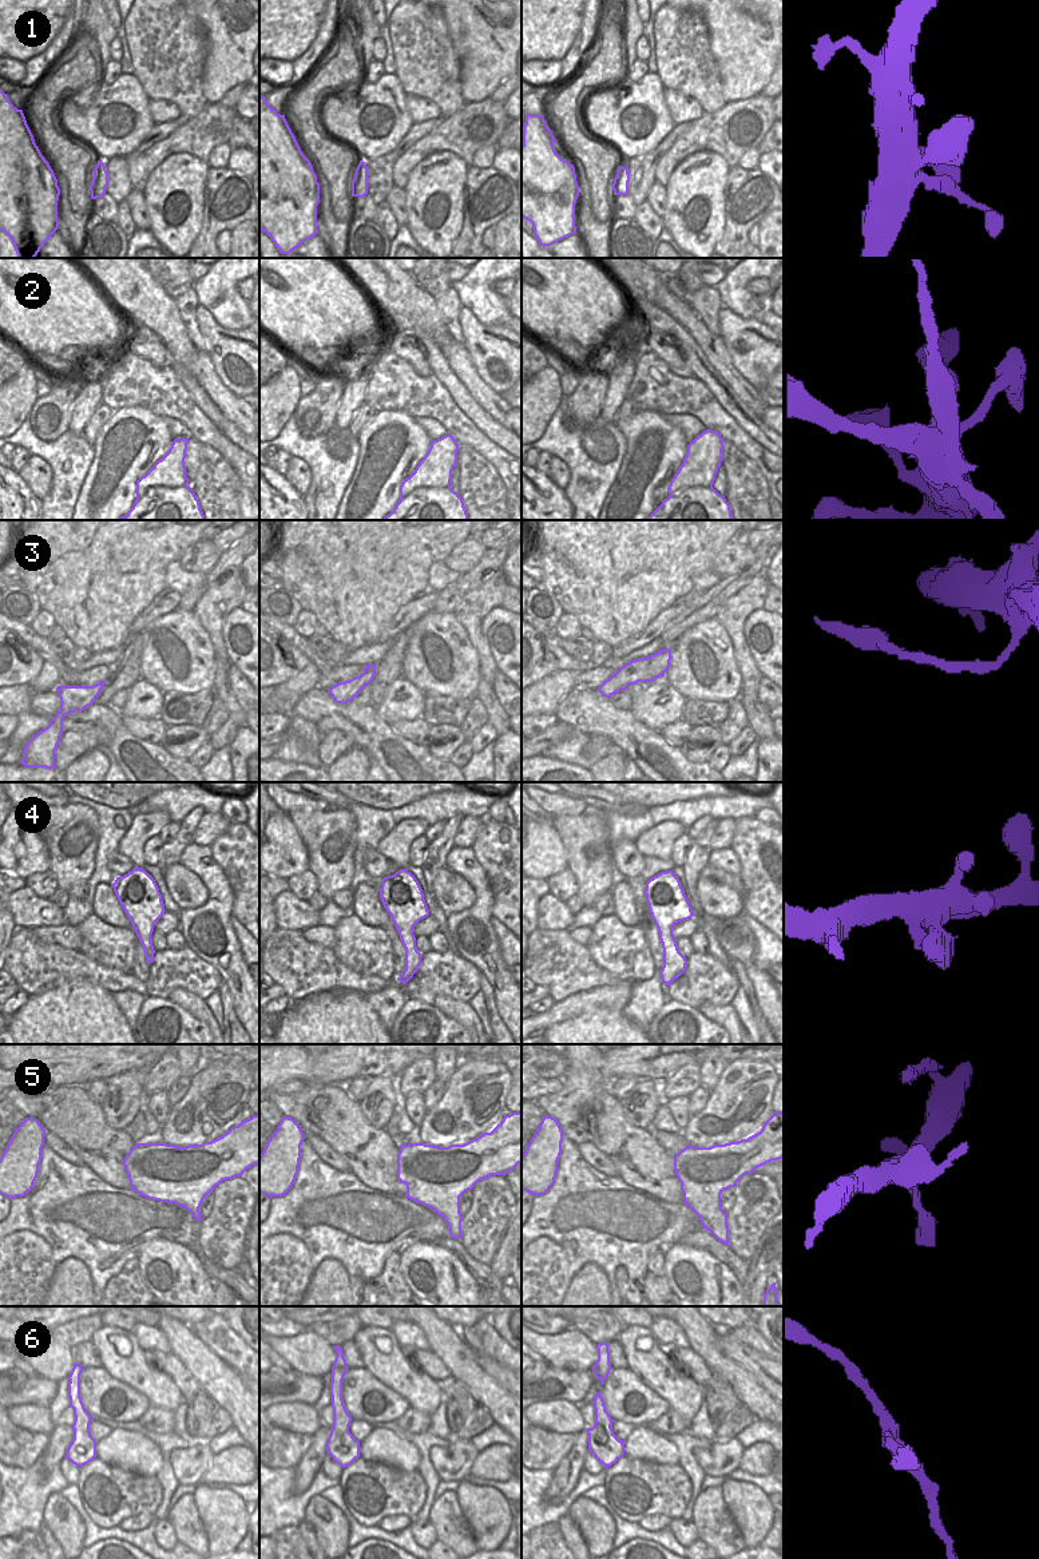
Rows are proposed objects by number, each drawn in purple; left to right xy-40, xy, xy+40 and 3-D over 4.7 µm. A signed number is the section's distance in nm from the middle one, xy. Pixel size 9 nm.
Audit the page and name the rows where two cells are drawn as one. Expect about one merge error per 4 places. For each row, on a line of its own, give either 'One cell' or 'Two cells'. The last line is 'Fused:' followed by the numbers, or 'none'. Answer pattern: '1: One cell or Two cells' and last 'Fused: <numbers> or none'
1: One cell
2: Two cells
3: Two cells
4: One cell
5: One cell
6: One cell
Fused: 2, 3

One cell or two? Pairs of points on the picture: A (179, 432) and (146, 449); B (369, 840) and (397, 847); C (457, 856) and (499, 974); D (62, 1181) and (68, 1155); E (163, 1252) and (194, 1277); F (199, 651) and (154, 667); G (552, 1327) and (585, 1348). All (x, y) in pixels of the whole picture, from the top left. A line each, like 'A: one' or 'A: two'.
A: two
B: two
C: one
D: two
E: one
F: one
G: two

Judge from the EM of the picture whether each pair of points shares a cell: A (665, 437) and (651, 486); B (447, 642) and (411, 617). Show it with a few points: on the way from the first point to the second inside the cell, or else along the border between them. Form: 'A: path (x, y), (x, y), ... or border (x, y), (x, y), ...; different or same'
A: path (655, 449), (651, 459), (651, 473); same
B: border (431, 611), (411, 625); different

